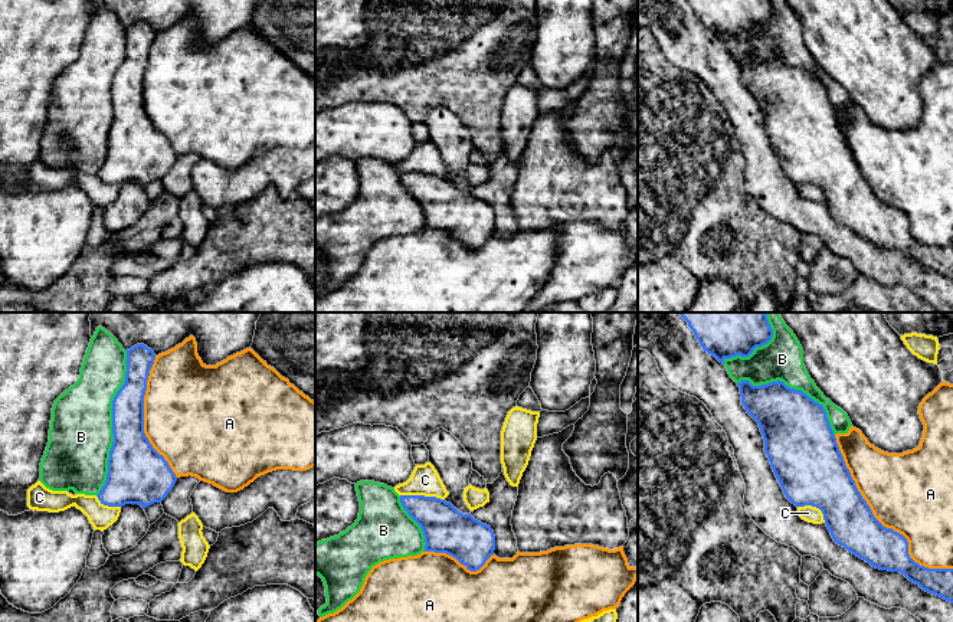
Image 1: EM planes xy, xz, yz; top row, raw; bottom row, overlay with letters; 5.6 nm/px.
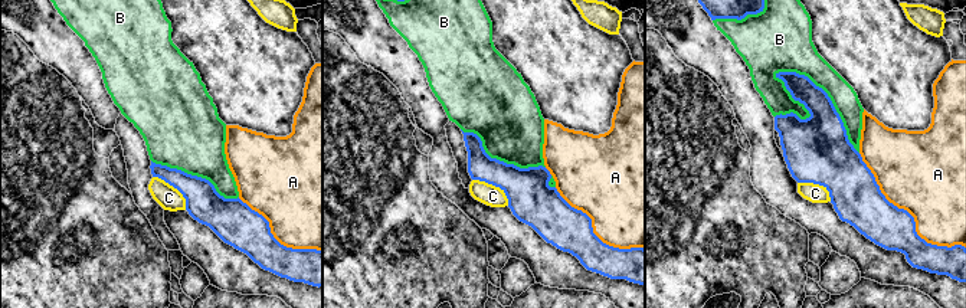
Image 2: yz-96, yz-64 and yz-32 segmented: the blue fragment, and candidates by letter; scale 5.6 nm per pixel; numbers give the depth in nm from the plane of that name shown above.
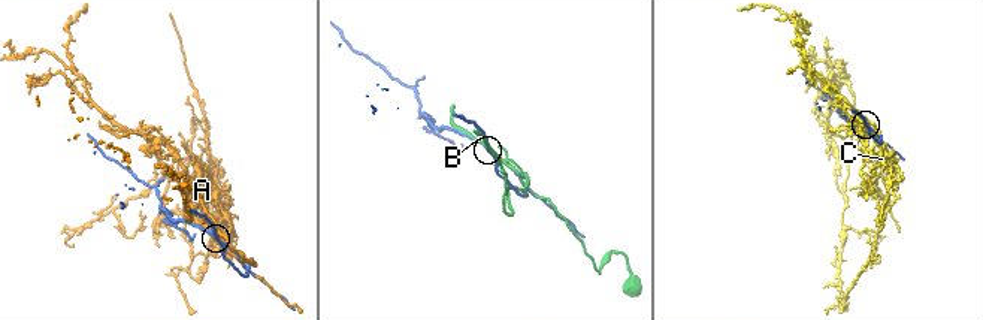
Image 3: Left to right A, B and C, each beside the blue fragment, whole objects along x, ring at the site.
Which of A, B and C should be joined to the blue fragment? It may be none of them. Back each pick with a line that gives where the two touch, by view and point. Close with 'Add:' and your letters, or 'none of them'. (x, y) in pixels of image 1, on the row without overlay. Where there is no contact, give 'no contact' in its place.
Add: none of them

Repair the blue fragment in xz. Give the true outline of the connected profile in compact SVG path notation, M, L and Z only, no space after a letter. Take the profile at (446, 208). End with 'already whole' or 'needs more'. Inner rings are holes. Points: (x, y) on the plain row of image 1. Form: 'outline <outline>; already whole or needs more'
outline M400 173L400 180L420 203L425 229L446 230L471 249L479 248L494 232L491 204L459 190L451 180L425 173Z; already whole

